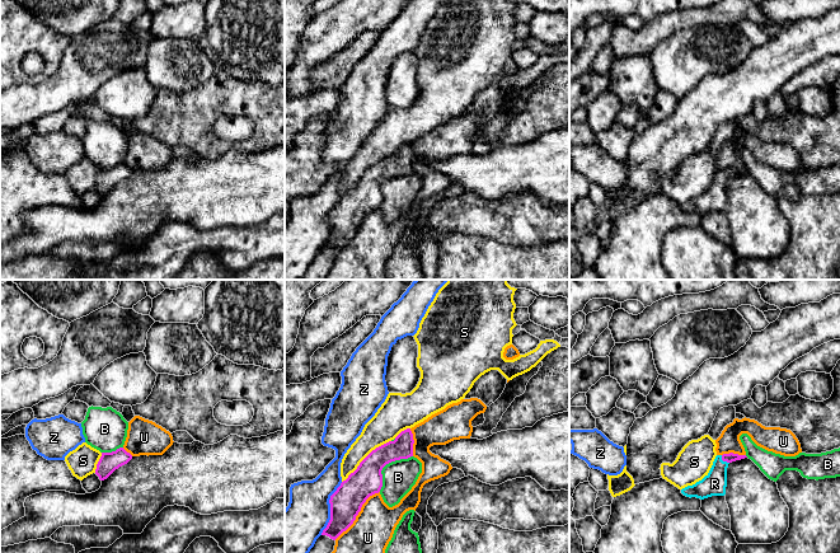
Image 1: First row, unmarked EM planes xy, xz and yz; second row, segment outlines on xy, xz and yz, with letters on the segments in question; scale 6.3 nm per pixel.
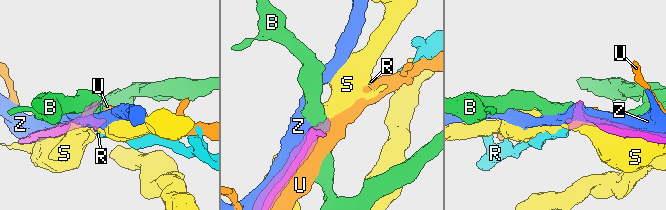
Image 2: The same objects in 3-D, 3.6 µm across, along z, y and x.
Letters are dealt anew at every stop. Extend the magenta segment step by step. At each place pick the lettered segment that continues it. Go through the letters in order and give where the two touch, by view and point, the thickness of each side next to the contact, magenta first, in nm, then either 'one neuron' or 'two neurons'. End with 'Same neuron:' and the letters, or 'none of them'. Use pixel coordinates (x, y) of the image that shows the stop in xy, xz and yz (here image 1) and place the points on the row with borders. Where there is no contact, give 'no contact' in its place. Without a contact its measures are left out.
B: xz (385, 464) | 190/200 nm | two neurons
R: yz (723, 460) | 60/150 nm | one neuron
S: xz (365, 458) | 190/190 nm | two neurons
U: xz (357, 514) | 200/260 nm | two neurons
Z: xz (331, 509) | 200/280 nm | two neurons
Same neuron: R

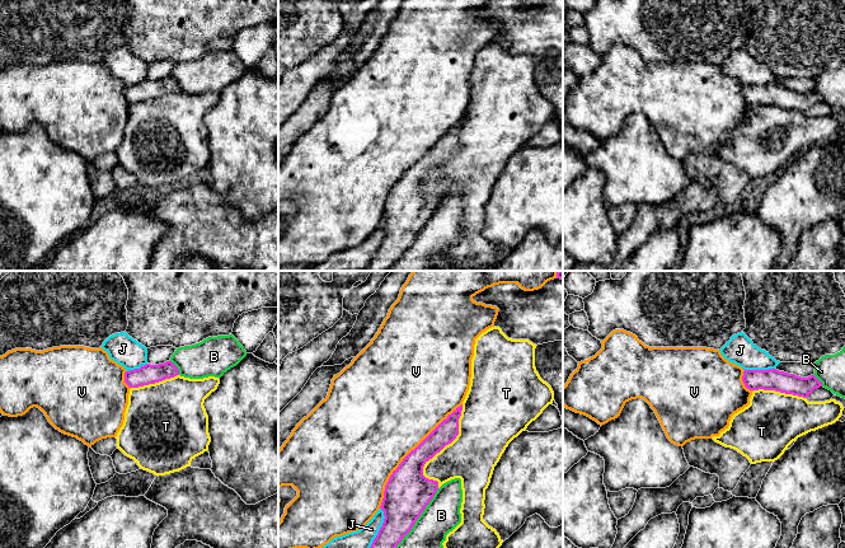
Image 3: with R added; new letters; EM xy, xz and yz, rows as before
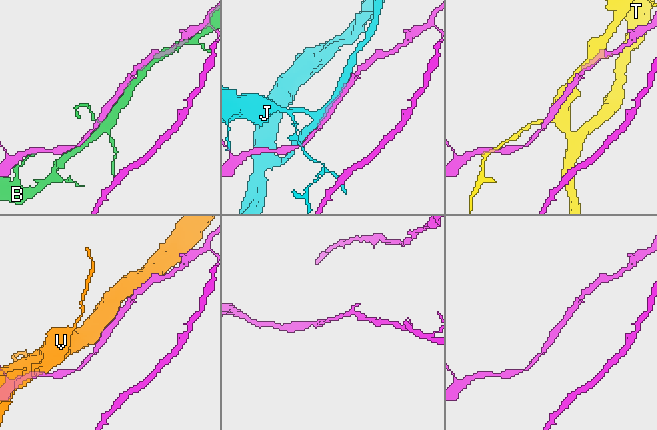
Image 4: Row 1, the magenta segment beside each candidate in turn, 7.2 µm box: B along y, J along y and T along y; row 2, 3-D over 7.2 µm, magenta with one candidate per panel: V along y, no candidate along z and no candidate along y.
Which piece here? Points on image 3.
B: xz (418, 516) | 280/220 nm | two neurons
J: xz (380, 528) | 280/120 nm | two neurons
T: xz (441, 449) | 160/320 nm | two neurons
V: xz (408, 454) | 280/500 nm | two neurons
Same neuron: none of them

